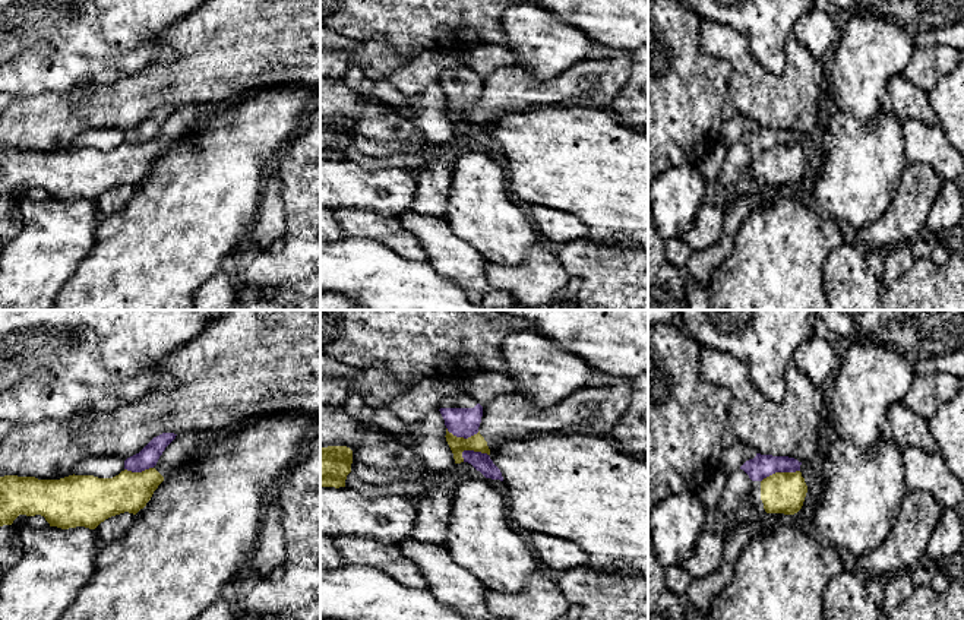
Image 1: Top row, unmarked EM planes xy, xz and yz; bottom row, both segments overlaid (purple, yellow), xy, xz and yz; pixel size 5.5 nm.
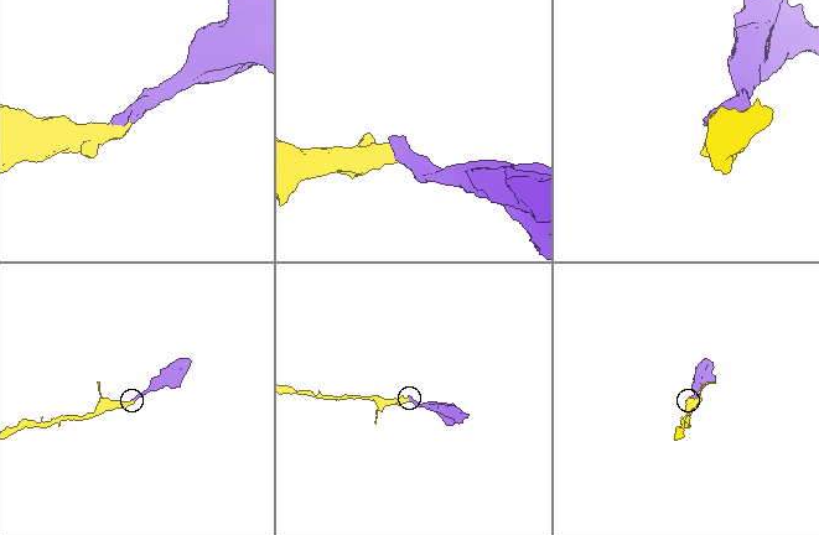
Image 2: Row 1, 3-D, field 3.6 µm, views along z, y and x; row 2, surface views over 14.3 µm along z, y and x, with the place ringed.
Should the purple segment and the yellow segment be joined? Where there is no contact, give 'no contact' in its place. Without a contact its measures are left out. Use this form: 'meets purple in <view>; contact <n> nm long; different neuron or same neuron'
meets purple in yz; contact 220 nm long; different neuron

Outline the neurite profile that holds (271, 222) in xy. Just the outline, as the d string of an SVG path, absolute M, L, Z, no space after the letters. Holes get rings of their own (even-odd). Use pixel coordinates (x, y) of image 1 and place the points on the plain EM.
M274 164L265 177L257 219L249 232L249 241L255 246L271 246L284 237L287 215L284 212L282 181Z

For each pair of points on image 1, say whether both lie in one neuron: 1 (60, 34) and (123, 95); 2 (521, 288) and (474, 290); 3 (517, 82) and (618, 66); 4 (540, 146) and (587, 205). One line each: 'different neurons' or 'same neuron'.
1: different neurons
2: different neurons
3: same neuron
4: same neuron

